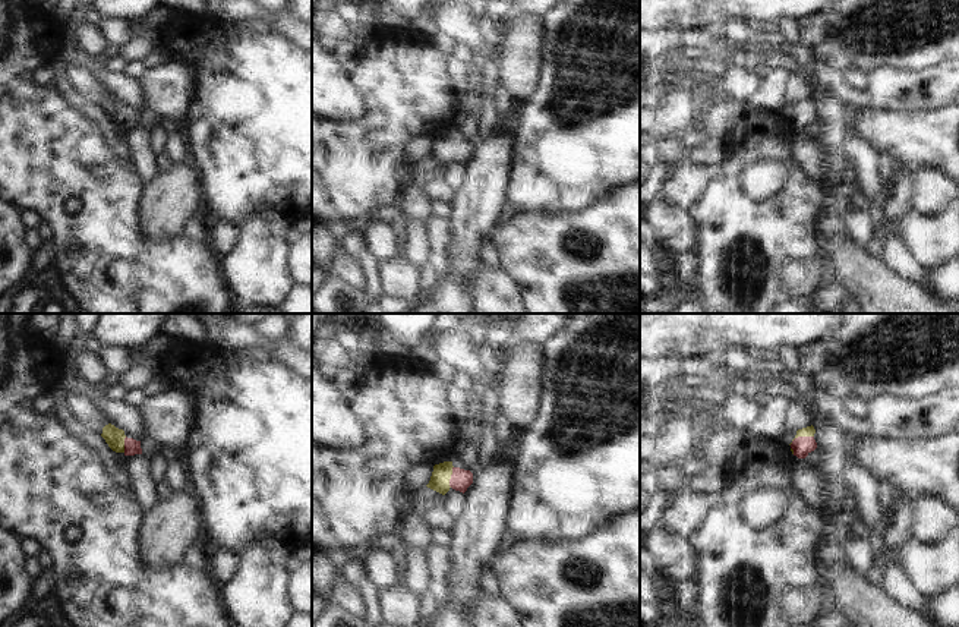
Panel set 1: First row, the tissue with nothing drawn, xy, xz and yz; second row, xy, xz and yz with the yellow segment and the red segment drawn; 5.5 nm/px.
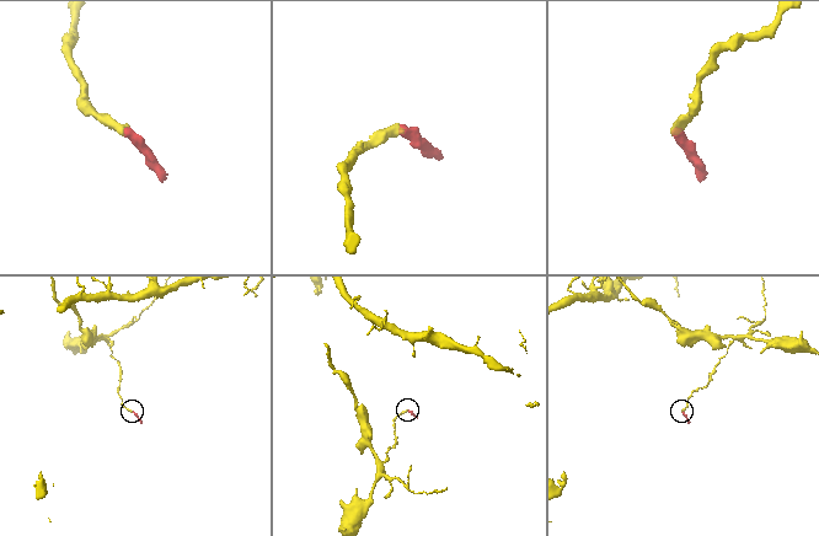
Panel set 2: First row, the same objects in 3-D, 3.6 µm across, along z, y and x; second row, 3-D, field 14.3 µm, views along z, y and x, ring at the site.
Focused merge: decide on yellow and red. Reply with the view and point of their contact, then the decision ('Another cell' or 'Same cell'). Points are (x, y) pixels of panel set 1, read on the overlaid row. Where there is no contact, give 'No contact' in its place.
Touches yellow at yz (801, 435). Same cell.

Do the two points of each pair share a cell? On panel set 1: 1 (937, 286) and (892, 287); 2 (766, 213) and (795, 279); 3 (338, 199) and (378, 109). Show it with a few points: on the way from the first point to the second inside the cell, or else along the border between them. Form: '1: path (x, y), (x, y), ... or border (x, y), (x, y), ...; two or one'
1: border (926, 289), (934, 298); two
2: path (766, 229), (766, 249), (779, 262); one
3: path (338, 177), (377, 139), (378, 131); one

